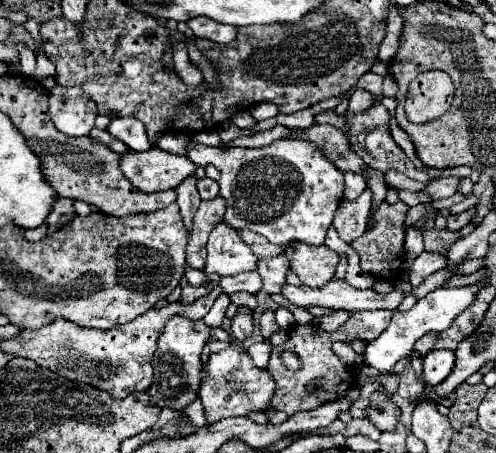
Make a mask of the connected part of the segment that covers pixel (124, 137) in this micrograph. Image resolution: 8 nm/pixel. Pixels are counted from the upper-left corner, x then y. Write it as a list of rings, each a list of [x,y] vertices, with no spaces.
[[[117,117],[117,119],[111,121],[107,131],[113,133],[113,137],[123,141],[133,151],[147,151],[147,149],[153,147],[147,133],[145,133],[145,125],[141,121],[137,121],[137,119]]]

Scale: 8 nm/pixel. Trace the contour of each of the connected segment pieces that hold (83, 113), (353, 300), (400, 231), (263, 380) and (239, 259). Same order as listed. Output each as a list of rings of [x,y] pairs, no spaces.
[[[55,85],[49,97],[49,117],[65,135],[89,135],[99,115],[97,105],[85,97],[81,87]]]
[[[333,279],[325,289],[309,289],[309,287],[293,287],[285,285],[283,295],[299,307],[319,305],[327,309],[345,309],[349,313],[365,311],[365,309],[391,309],[395,311],[403,301],[405,293],[399,287],[393,287],[389,293],[377,293],[373,289],[355,289],[345,281]]]
[[[397,201],[393,205],[381,203],[381,207],[377,207],[371,213],[373,219],[375,219],[375,227],[351,243],[351,247],[361,257],[361,269],[363,271],[375,275],[377,279],[385,279],[389,283],[401,281],[401,277],[403,277],[403,273],[401,273],[401,265],[403,265],[403,239],[405,239],[403,223],[405,223],[407,211],[409,211],[409,205],[403,203],[403,201]]]
[[[241,307],[241,311],[231,319],[231,335],[235,337],[235,345],[223,349],[221,353],[209,355],[207,363],[203,365],[203,381],[199,389],[199,399],[205,409],[207,425],[213,425],[227,417],[247,417],[255,411],[267,411],[271,407],[271,399],[277,391],[277,383],[265,371],[253,365],[247,349],[241,347],[241,341],[249,339],[253,333],[253,311],[249,307]]]
[[[219,223],[207,241],[207,263],[205,273],[207,275],[235,275],[241,271],[255,271],[257,269],[257,257],[253,257],[253,251],[249,245],[245,245],[233,227],[227,223]]]

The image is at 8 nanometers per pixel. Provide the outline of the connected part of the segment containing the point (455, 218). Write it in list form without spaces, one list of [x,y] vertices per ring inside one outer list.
[[[471,207],[471,209],[463,211],[463,213],[449,215],[449,217],[447,217],[447,227],[449,227],[451,231],[459,231],[459,229],[463,229],[463,227],[465,227],[473,217],[475,217],[475,213],[477,213],[477,209]]]

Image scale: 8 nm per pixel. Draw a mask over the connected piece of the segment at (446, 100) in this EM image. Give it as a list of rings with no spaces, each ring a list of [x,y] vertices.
[[[441,71],[421,73],[407,93],[405,113],[413,123],[425,123],[441,117],[454,98],[454,85],[451,77]]]

